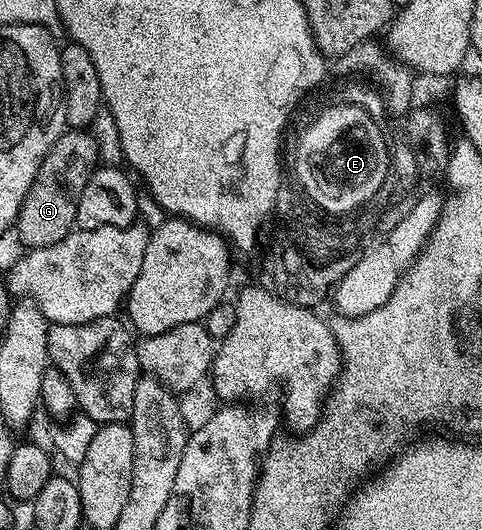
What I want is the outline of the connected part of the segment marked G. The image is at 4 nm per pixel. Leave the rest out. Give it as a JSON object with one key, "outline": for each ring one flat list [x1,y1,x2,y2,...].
{"outline":[[67,130,63,132,60,138,44,154,40,162,40,170,36,170,36,178,28,190,28,194,22,203,22,209,18,215,16,233,27,245,27,249,36,249,40,247,52,246,53,243,60,242,75,227,74,219,76,210,80,202,80,194,84,194,84,186,88,178,92,178,95,168,99,167,100,157,98,154,98,143,90,130]]}

